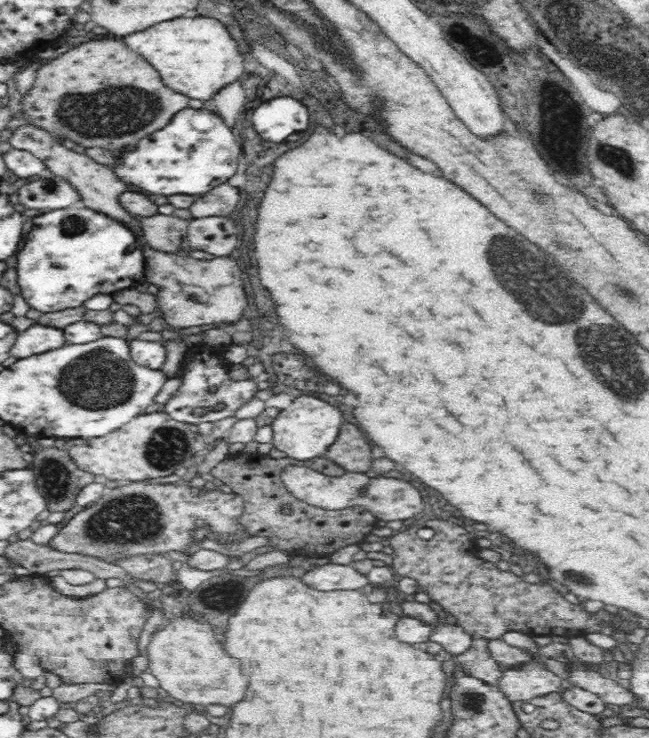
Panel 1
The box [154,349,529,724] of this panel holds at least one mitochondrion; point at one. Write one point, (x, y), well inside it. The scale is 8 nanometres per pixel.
(472, 701)

